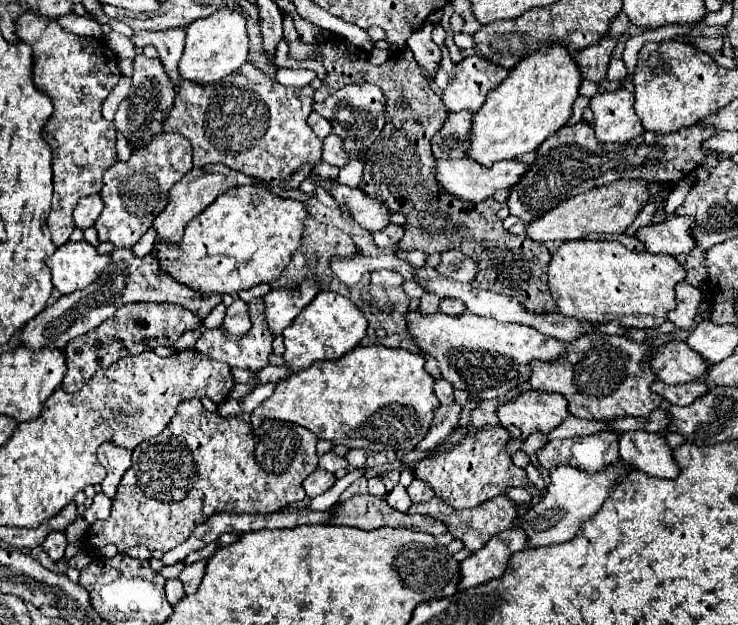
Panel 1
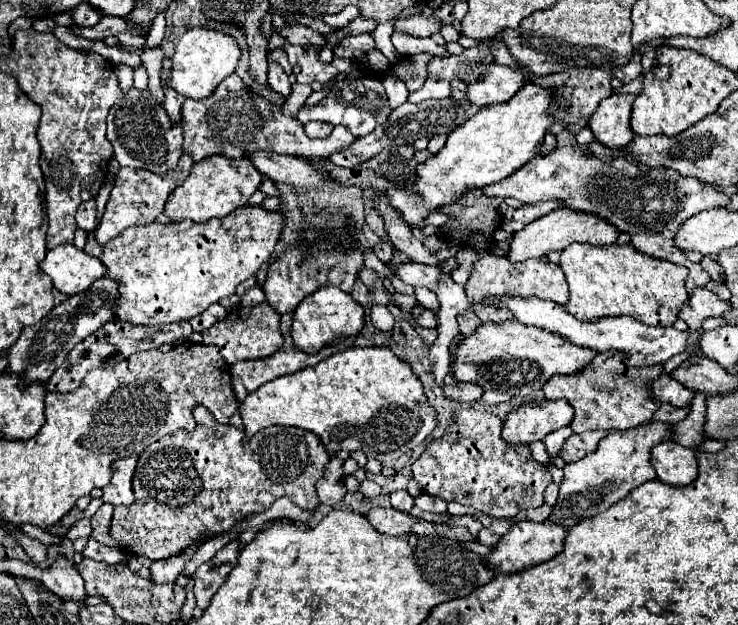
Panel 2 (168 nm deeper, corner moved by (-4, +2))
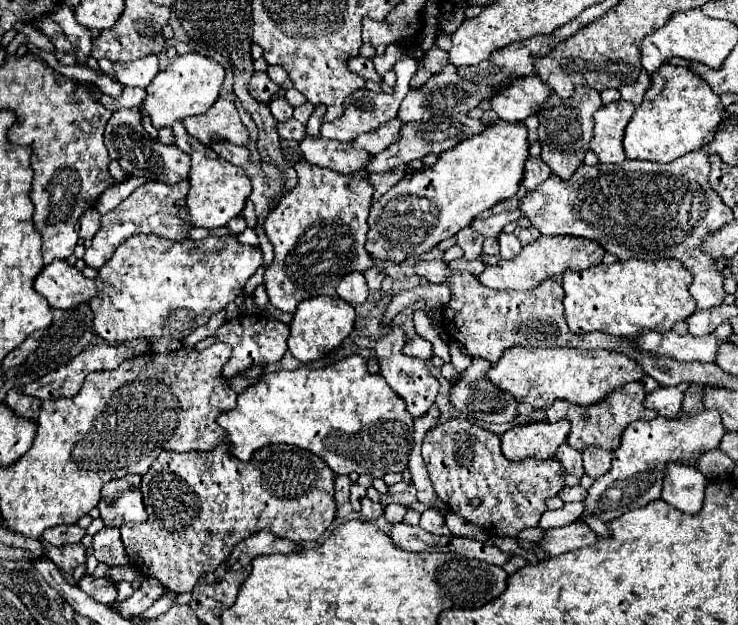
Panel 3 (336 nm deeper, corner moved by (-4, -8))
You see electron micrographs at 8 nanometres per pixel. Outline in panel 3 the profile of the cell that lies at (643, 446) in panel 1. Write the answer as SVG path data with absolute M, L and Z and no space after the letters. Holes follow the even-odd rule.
M668 462L662 482L662 500L686 514L696 514L702 508L706 476L694 466Z

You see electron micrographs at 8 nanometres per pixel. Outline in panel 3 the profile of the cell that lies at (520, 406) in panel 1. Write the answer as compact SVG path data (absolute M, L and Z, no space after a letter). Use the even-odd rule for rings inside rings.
M568 420L558 422L532 422L514 426L500 436L502 452L508 460L524 460L524 458L554 458L556 448L566 440L570 432Z

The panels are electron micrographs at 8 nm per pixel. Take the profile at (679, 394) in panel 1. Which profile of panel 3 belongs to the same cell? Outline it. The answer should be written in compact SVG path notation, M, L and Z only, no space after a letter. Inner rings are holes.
M684 382L678 386L668 386L668 388L660 386L644 398L644 406L656 410L658 414L662 414L666 418L674 418L680 412L686 390L688 390L688 384L684 384Z

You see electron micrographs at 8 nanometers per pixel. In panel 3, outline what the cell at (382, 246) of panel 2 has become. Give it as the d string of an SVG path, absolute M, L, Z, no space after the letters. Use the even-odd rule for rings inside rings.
M372 266L370 270L364 272L364 276L366 276L366 282L368 282L370 290L380 290L382 280L386 278L386 274L384 274L384 270L380 266Z

